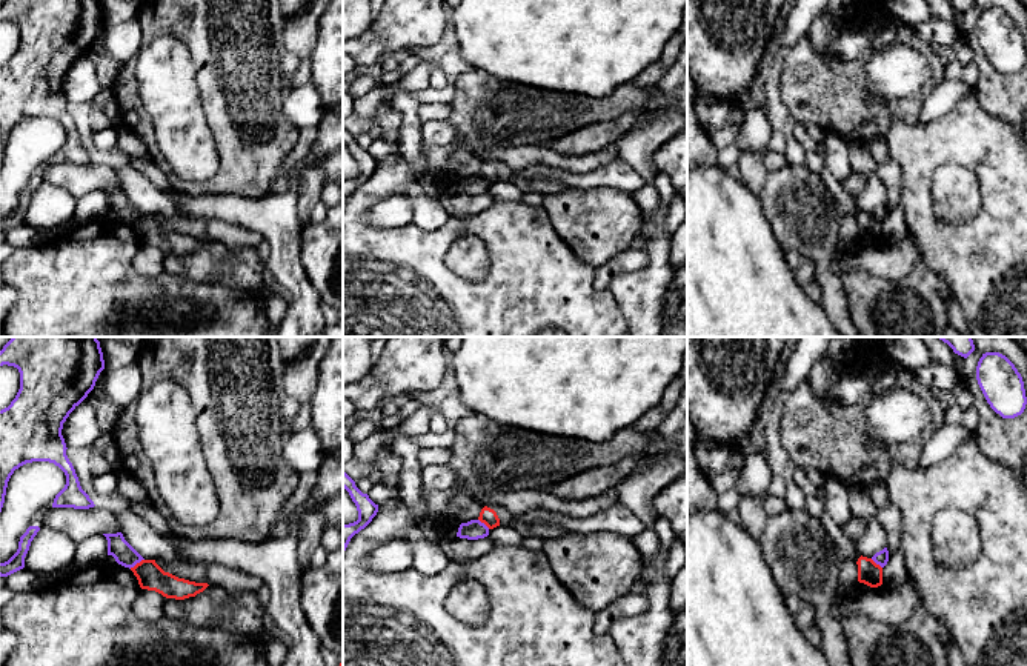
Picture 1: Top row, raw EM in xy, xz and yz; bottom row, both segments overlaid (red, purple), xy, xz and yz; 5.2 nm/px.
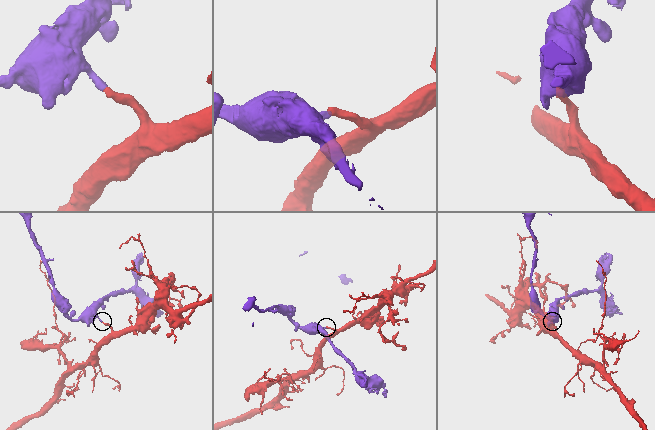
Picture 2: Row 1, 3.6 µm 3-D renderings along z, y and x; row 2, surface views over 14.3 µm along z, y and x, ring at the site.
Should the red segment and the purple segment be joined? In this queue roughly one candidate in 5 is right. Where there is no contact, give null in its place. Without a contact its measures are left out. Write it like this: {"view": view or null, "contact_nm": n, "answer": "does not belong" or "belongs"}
{"view": "xy", "contact_nm": 90, "answer": "does not belong"}

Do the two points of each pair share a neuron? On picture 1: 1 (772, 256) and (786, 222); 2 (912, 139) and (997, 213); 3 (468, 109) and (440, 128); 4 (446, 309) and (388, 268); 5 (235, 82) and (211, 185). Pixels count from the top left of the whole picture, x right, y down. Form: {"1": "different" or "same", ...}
{"1": "different", "2": "same", "3": "different", "4": "same", "5": "same"}

